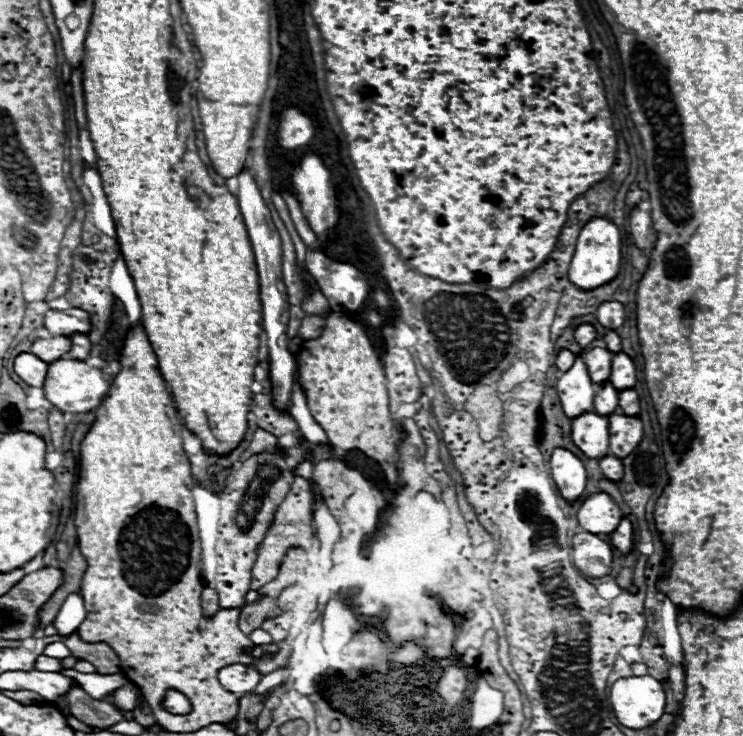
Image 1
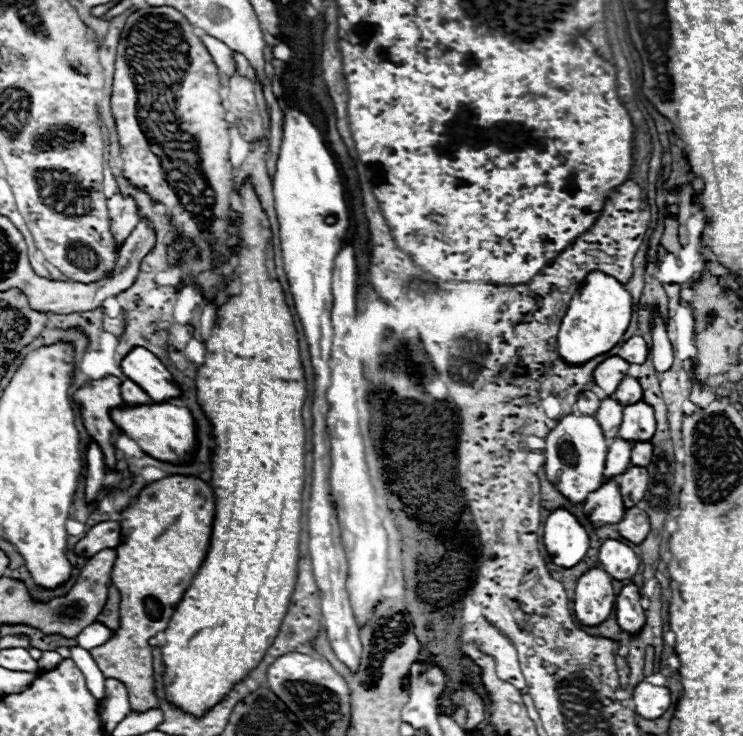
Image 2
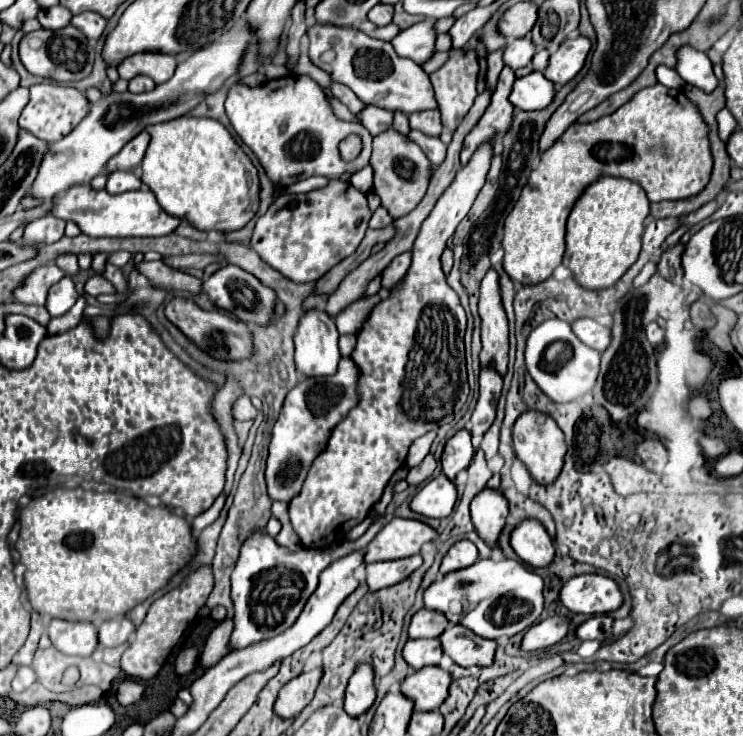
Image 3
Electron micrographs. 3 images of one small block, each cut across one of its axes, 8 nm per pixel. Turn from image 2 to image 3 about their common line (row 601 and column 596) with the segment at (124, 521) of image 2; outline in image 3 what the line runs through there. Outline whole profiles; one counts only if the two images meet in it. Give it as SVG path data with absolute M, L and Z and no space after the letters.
M656 84L656 86L650 86L650 88L644 88L640 90L628 104L624 104L622 108L618 108L614 114L608 114L596 122L588 122L588 124L580 124L580 122L574 122L544 154L542 154L542 160L538 164L538 168L530 174L528 178L528 184L522 188L522 196L518 198L516 206L512 208L512 212L508 214L506 222L504 222L504 238L502 238L502 246L504 246L504 270L510 274L510 278L514 282L520 282L520 284L538 284L542 282L544 278L550 278L554 268L562 262L562 254L564 254L564 236L566 236L566 220L570 216L570 210L572 206L576 204L576 200L582 196L582 192L592 184L596 182L600 176L620 176L620 178L626 178L626 180L632 180L636 184L640 184L648 198L650 200L680 200L680 198L688 198L688 196L694 196L698 194L710 180L710 174L712 174L712 150L710 150L710 126L704 122L698 106L694 102L688 100L688 96L682 92L682 90L672 90L672 88L666 88L662 84Z

